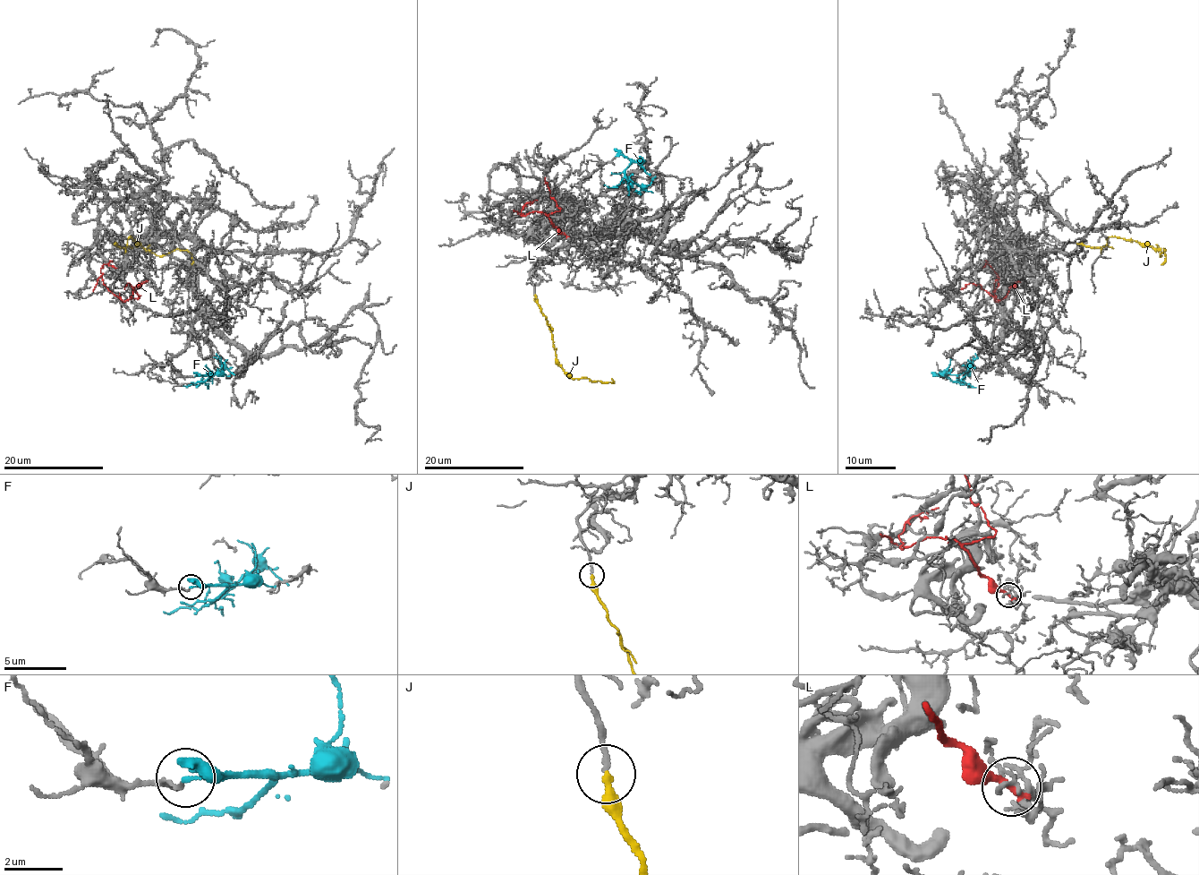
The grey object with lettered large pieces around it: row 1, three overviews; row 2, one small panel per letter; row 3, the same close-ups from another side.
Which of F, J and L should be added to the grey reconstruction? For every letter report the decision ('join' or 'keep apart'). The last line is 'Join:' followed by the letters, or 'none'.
F: keep apart
J: join
L: keep apart
Join: J

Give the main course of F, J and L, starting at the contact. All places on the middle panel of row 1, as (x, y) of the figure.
F: (615, 156), (623, 155), (630, 159), (625, 175), (639, 186), (648, 186), (655, 176)
J: (535, 294), (535, 300), (550, 327), (557, 363), (565, 372), (573, 378), (613, 383), (611, 378)
L: (565, 235), (542, 212), (532, 211), (522, 216), (521, 210), (525, 205), (538, 200)

